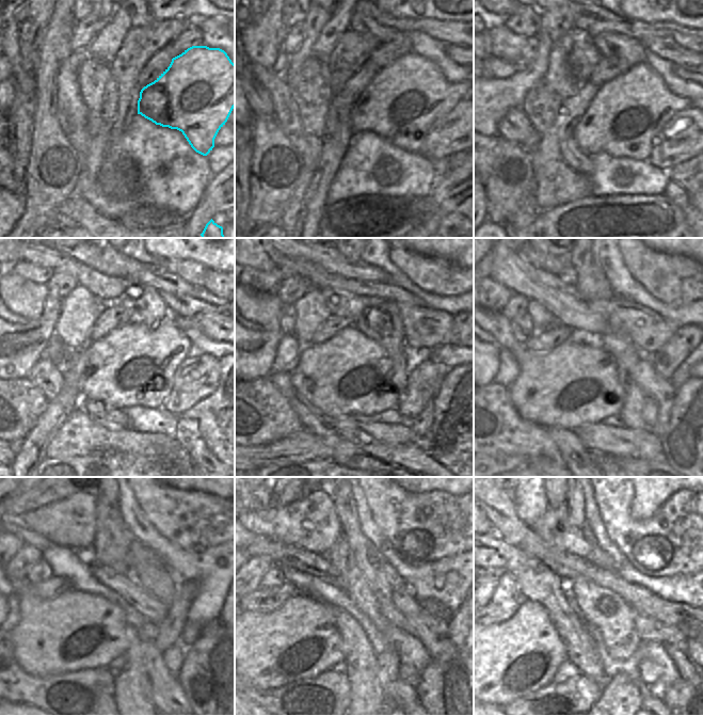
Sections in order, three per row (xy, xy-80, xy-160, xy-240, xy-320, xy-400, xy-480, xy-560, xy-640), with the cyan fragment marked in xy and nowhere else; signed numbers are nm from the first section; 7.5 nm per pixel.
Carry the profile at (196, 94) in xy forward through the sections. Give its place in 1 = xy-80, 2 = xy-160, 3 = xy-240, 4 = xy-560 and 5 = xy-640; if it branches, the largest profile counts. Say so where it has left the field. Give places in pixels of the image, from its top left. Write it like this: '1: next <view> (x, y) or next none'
1: next xy-80 (401, 102)
2: next xy-160 (623, 118)
3: next xy-240 (132, 365)
4: next xy-560 (300, 639)
5: next xy-640 (498, 664)

